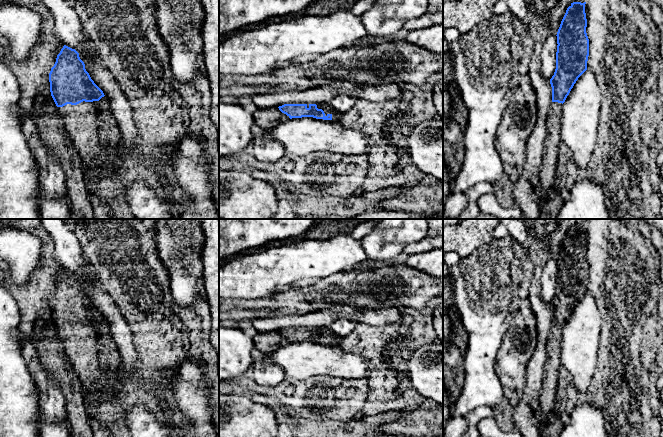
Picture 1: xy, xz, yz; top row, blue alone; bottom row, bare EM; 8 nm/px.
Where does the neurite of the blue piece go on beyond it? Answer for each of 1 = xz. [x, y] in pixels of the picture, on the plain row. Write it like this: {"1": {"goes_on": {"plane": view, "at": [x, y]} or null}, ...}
{"1": {"goes_on": {"plane": "xz", "at": [326, 331]}}}

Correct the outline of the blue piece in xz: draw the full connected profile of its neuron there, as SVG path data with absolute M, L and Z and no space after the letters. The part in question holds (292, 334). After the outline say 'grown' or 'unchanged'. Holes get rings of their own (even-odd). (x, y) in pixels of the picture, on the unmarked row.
M329 327L320 328L284 328L278 331L290 343L313 341L316 343L332 344L339 347L343 337L332 332Z; grown

